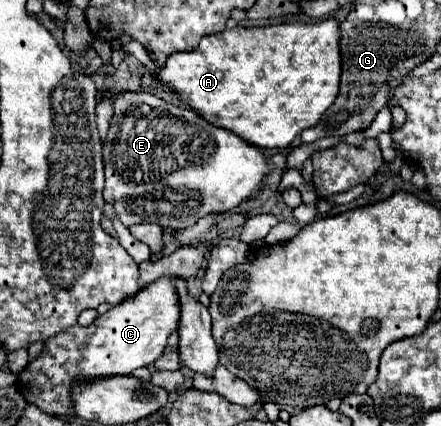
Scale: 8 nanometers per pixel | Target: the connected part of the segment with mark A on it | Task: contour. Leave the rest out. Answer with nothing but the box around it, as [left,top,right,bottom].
[142,19,340,149]

